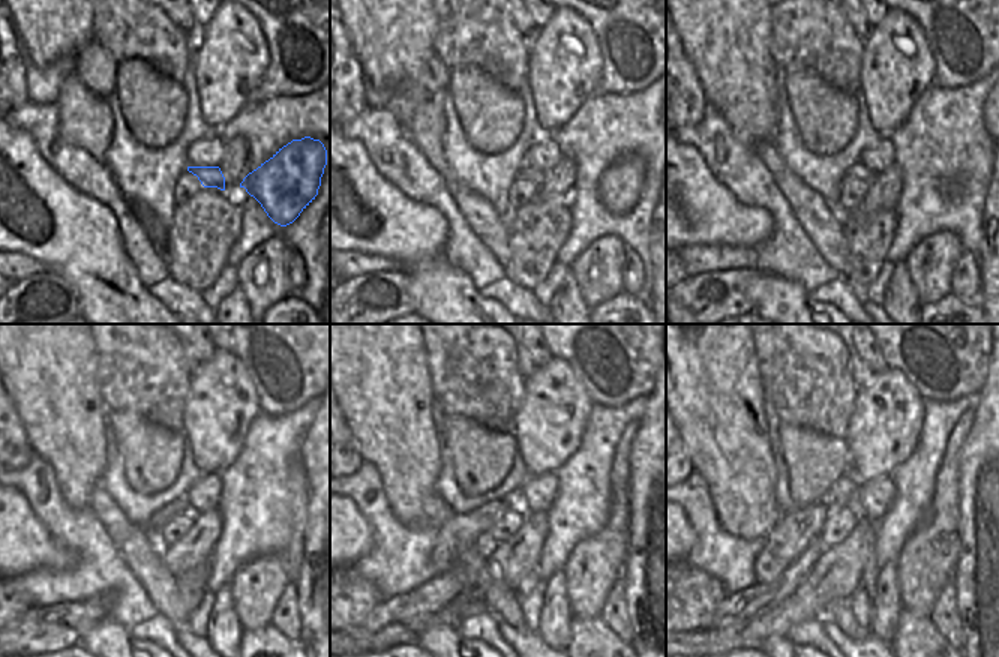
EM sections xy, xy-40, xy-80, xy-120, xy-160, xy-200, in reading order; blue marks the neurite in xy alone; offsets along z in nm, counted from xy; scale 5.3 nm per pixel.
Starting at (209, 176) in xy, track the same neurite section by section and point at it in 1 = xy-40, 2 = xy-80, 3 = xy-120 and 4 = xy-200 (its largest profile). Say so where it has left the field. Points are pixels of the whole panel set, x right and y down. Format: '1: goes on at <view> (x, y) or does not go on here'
1: goes on at xy-40 (534, 176)
2: goes on at xy-80 (858, 171)
3: goes on at xy-120 (173, 509)
4: goes on at xy-200 (795, 530)

